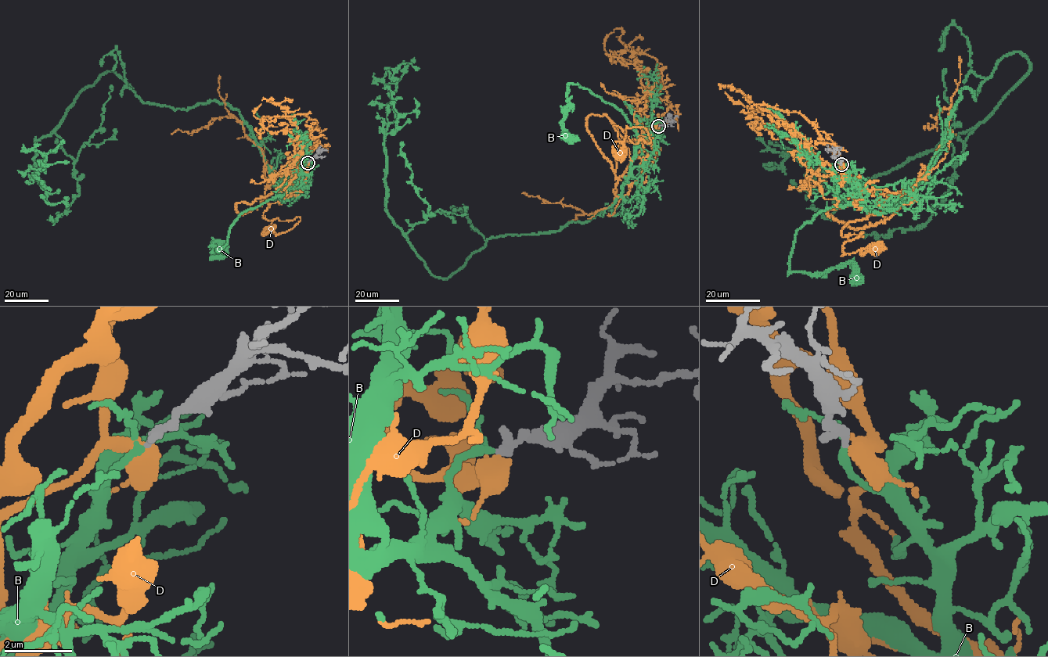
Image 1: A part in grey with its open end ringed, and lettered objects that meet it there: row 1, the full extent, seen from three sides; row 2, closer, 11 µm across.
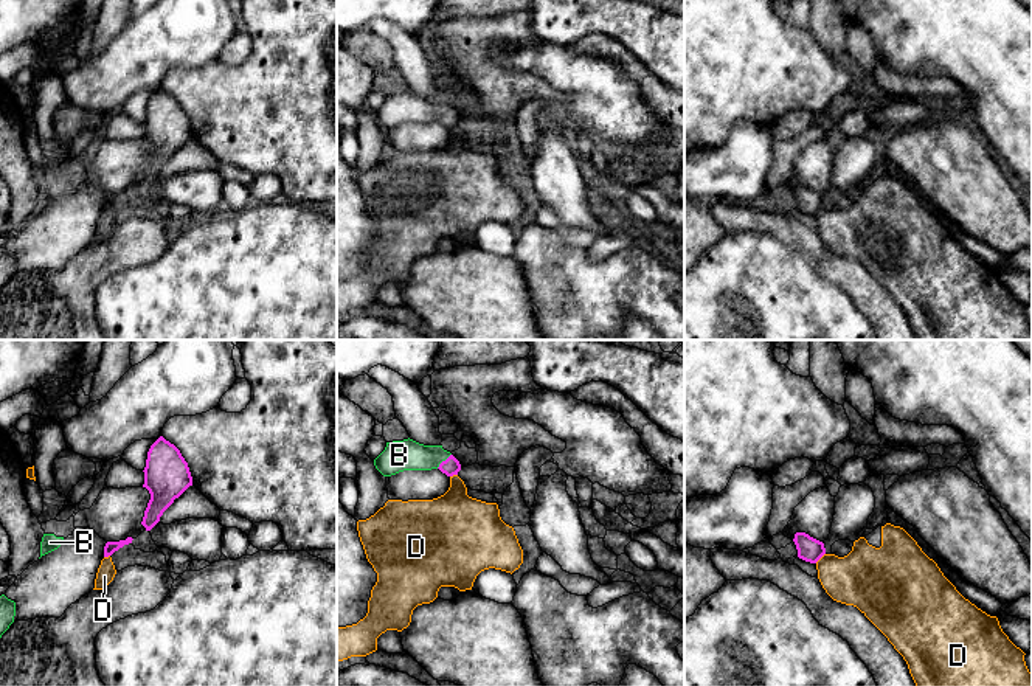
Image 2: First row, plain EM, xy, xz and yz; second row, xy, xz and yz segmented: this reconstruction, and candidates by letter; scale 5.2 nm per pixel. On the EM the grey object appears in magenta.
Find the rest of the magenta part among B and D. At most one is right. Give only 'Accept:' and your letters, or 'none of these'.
Accept: B

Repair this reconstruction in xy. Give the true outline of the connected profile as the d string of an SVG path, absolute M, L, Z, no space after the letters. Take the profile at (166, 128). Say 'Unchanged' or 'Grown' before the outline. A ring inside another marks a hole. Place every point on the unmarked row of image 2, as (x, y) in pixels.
Unchanged. M163 88L151 98L143 124L143 140L149 143L151 152L141 177L151 183L174 152L192 138L192 129L180 102Z

